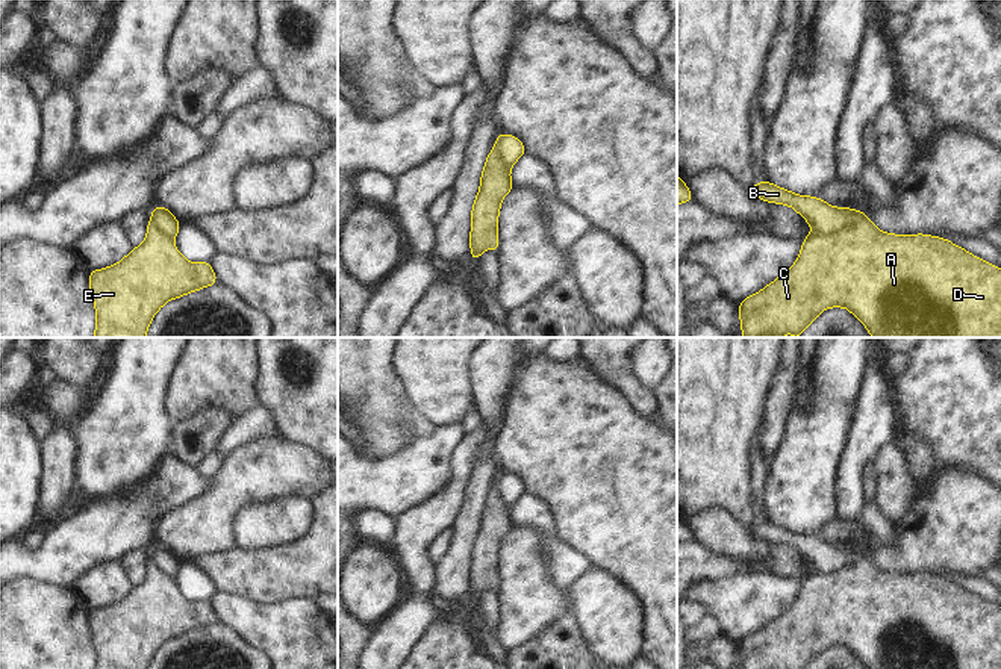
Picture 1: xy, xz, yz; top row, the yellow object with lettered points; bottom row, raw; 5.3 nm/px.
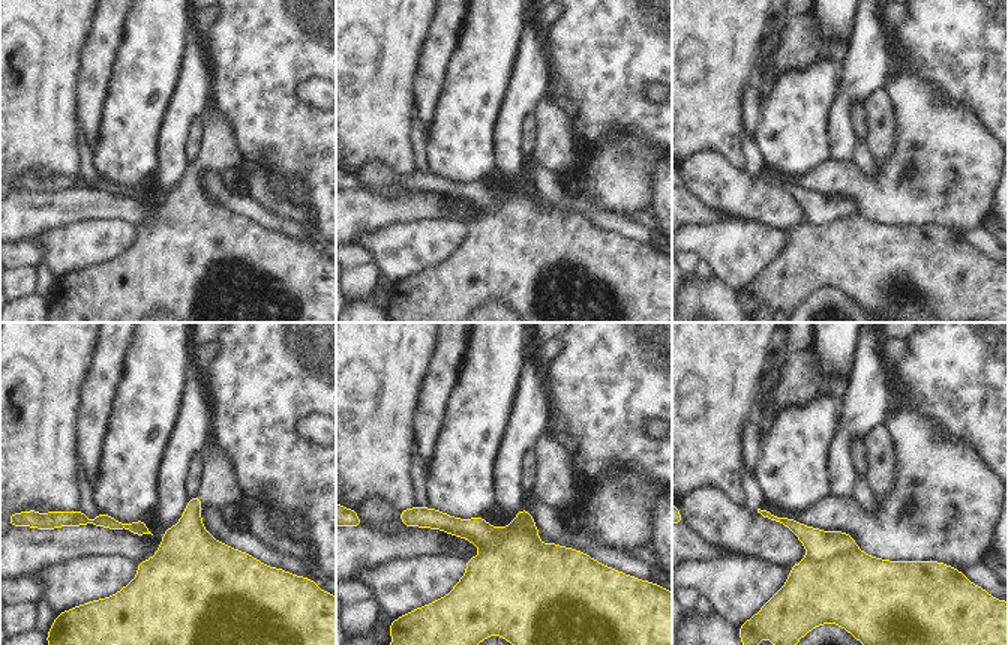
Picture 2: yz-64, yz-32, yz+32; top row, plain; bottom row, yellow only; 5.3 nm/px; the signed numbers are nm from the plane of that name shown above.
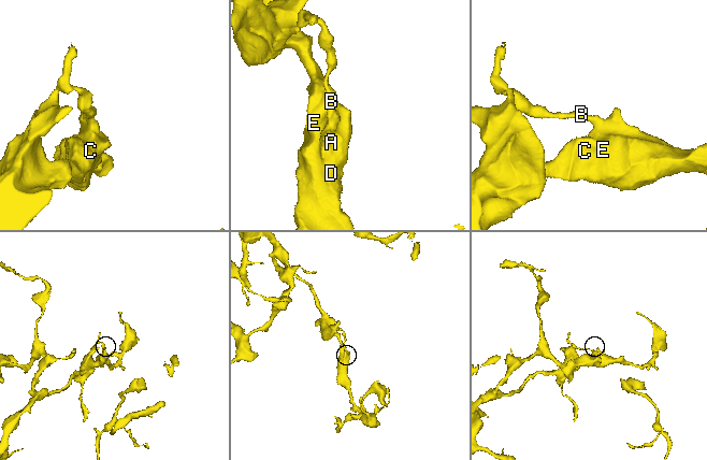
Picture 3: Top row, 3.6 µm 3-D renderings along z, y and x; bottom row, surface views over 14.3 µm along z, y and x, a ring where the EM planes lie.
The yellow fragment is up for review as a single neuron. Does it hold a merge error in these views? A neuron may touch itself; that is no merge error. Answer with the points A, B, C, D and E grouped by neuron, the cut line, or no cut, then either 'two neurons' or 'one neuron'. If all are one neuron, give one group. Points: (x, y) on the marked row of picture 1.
groups A C D E / B; cut yz (862, 217), (836, 233), (817, 235), (813, 232); two neurons

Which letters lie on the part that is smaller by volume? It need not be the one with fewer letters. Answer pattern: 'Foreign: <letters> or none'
Foreign: B

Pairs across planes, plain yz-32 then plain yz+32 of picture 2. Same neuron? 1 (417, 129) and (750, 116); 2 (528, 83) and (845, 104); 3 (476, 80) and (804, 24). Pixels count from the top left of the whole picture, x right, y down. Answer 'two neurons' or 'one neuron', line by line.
1: one neuron
2: one neuron
3: two neurons

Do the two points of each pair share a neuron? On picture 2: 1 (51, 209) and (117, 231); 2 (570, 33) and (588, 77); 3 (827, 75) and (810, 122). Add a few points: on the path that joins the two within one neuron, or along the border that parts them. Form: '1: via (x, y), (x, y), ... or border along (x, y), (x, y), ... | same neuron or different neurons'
1: border along (120, 219), (83, 219), (50, 228) | different neurons
2: via (581, 44), (588, 51), (588, 66) | same neuron
3: via (818, 87), (810, 95), (810, 110) | same neuron

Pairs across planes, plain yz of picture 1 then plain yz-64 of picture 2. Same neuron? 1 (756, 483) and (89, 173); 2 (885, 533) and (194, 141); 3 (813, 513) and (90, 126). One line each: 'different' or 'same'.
1: same
2: different
3: different

